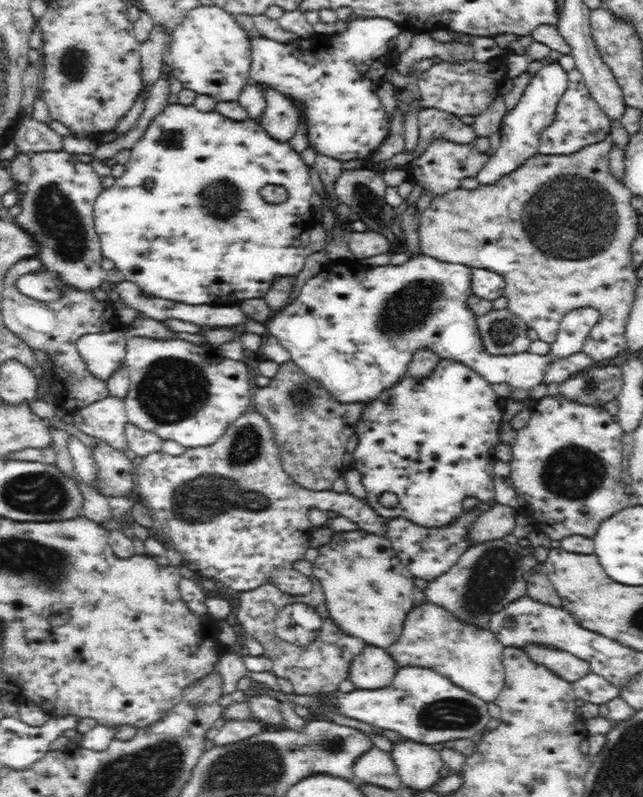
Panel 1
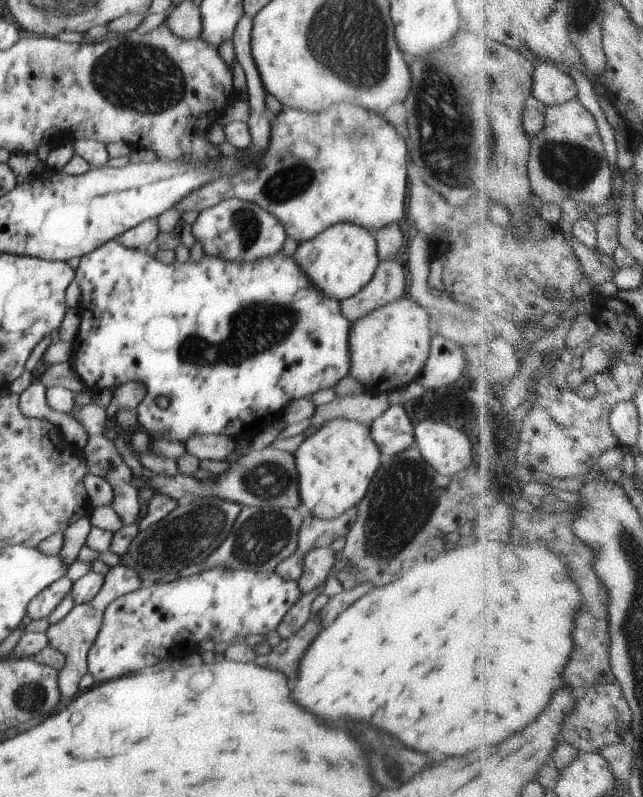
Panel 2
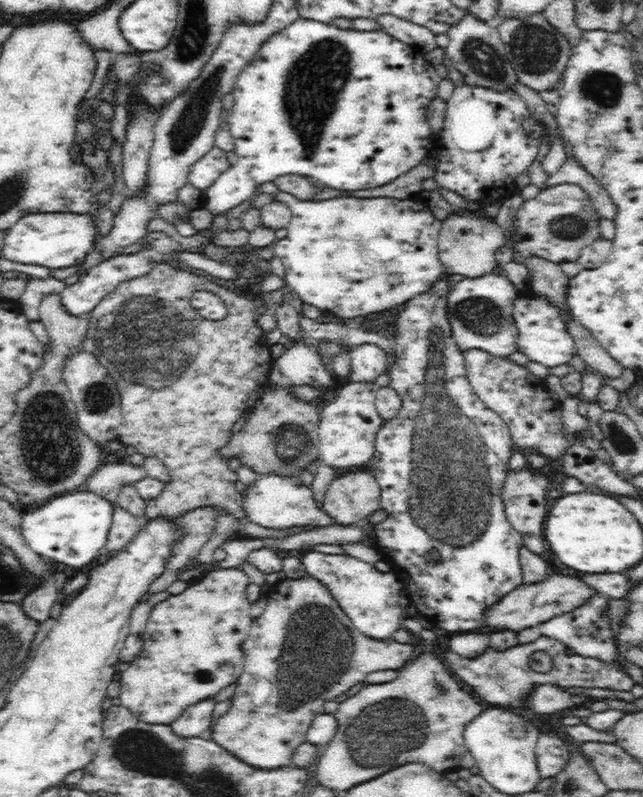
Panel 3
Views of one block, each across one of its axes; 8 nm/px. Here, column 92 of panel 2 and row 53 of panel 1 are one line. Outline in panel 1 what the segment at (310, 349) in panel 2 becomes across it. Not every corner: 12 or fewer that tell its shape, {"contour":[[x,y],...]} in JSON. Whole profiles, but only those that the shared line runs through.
{"contour":[[402,26],[252,37],[249,78],[298,106],[309,148],[364,160]]}

